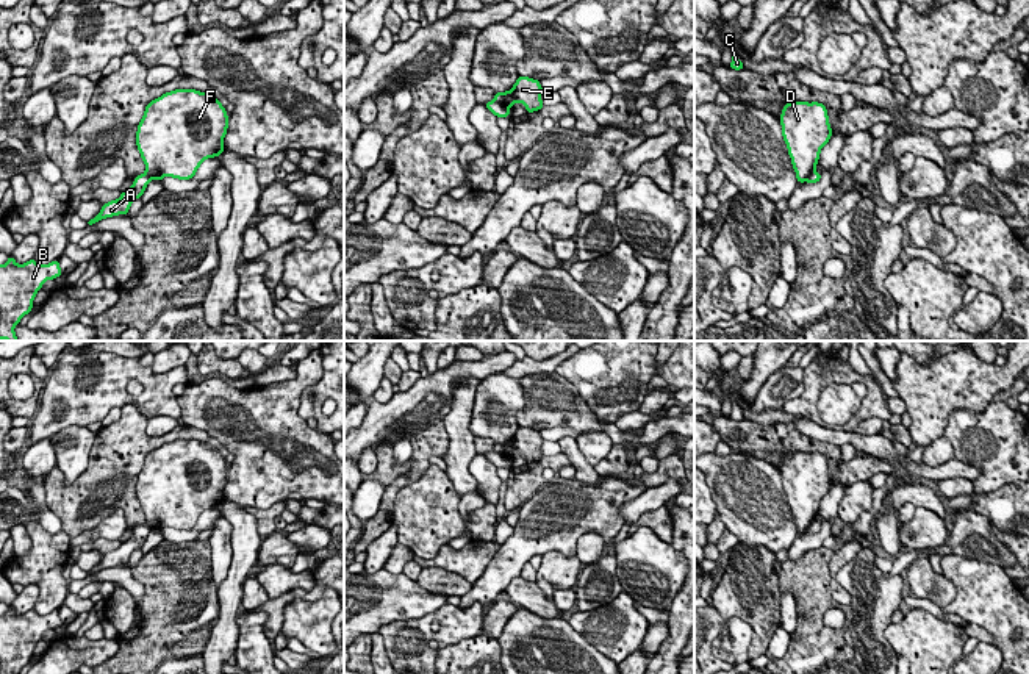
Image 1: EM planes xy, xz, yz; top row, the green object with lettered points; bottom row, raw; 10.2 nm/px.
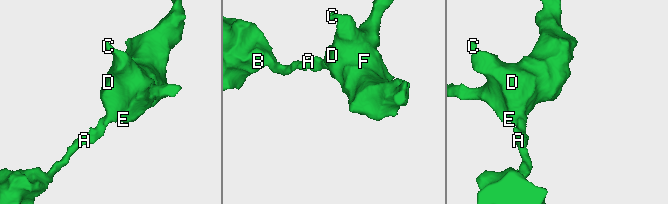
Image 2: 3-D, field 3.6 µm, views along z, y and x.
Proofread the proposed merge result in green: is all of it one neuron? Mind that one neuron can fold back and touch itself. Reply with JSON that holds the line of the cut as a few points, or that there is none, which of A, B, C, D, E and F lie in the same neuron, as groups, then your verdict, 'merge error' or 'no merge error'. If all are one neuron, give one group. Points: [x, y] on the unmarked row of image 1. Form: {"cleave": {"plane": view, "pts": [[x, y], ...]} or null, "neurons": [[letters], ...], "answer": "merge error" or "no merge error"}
{"cleave": {"plane": "xz", "pts": [[493, 451], [509, 460]]}, "neurons": [["A", "B"], ["C", "D", "E", "F"]], "answer": "merge error"}

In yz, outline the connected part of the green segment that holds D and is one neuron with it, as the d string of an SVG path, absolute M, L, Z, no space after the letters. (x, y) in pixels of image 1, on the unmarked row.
M788 452L779 472L798 533L804 533L815 521L821 499L834 483L827 458L819 452Z

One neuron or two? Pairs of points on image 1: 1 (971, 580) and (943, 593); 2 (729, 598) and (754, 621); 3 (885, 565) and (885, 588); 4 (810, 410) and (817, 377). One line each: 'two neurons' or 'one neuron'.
1: two neurons
2: one neuron
3: two neurons
4: one neuron

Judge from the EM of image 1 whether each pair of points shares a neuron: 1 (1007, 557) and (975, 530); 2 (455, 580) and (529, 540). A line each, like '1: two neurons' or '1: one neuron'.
1: one neuron
2: two neurons

